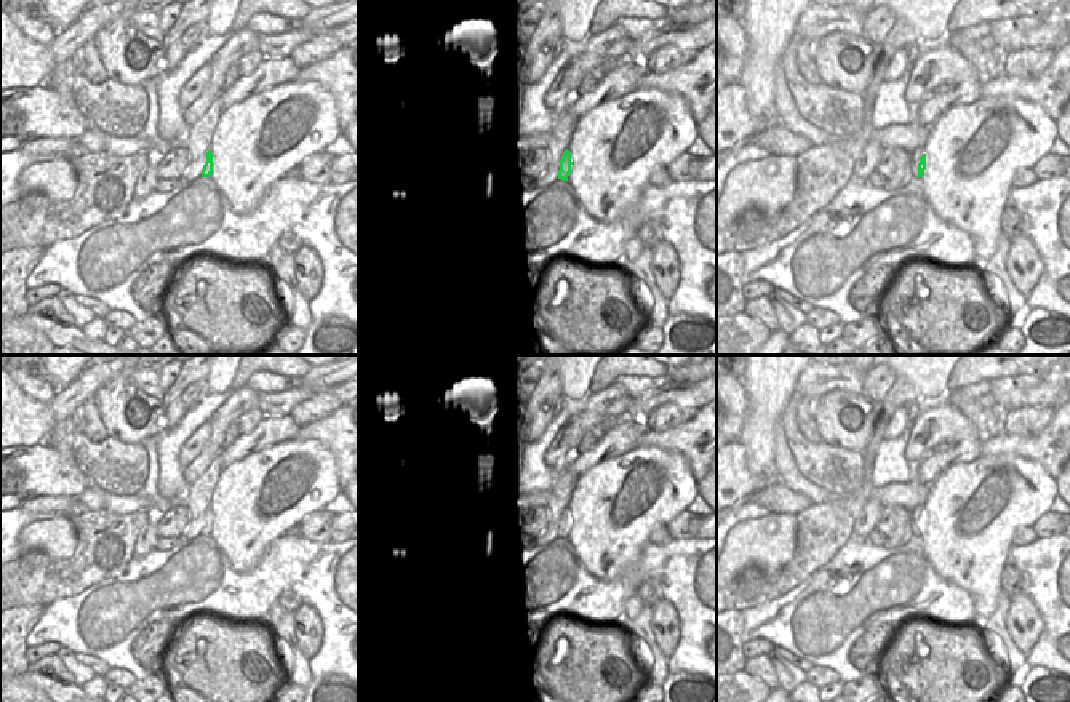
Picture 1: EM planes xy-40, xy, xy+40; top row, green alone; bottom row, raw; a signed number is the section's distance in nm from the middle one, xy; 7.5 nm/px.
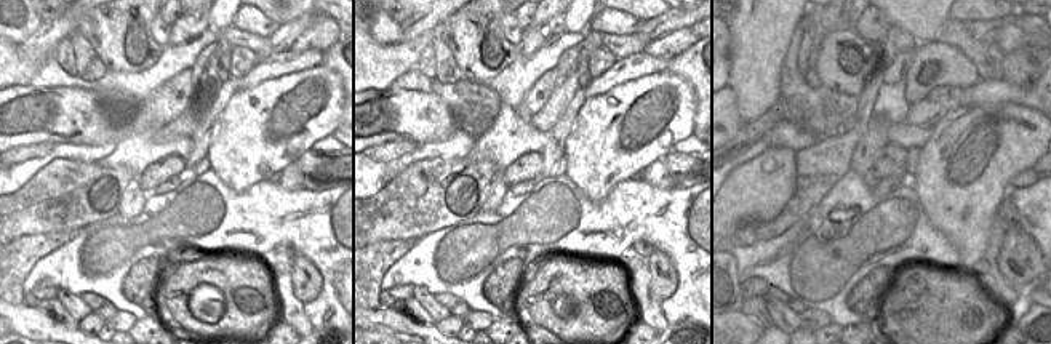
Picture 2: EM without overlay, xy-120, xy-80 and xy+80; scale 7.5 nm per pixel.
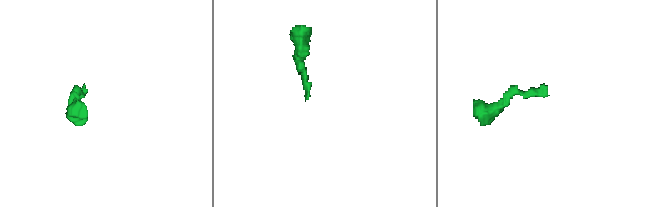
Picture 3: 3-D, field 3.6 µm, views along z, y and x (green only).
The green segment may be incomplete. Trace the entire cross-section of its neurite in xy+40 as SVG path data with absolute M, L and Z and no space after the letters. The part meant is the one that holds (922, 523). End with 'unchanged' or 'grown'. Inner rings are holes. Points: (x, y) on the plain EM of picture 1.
M916 507L912 510L912 534L921 537L926 528L926 512L924 507Z; grown

